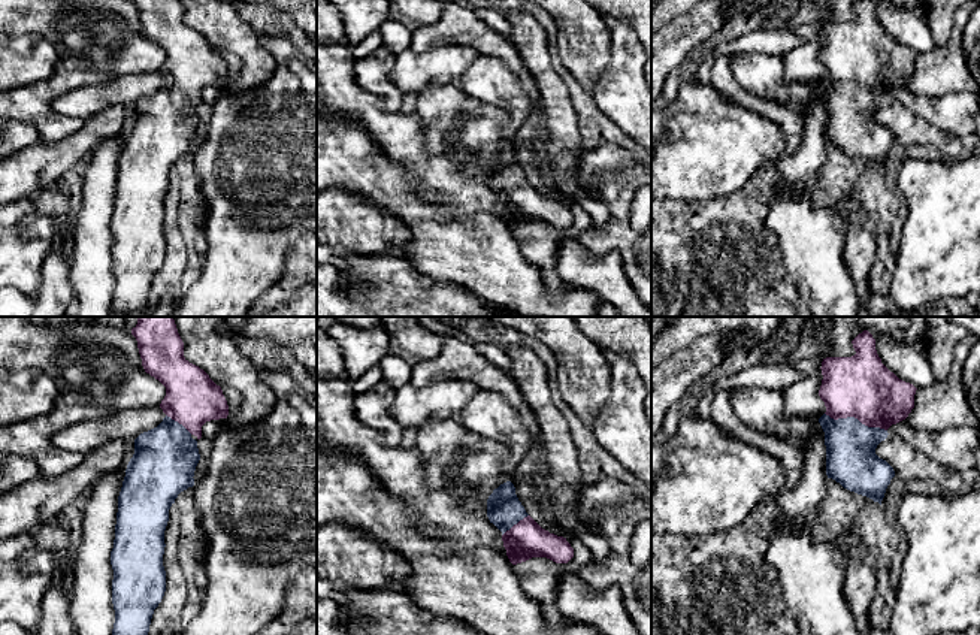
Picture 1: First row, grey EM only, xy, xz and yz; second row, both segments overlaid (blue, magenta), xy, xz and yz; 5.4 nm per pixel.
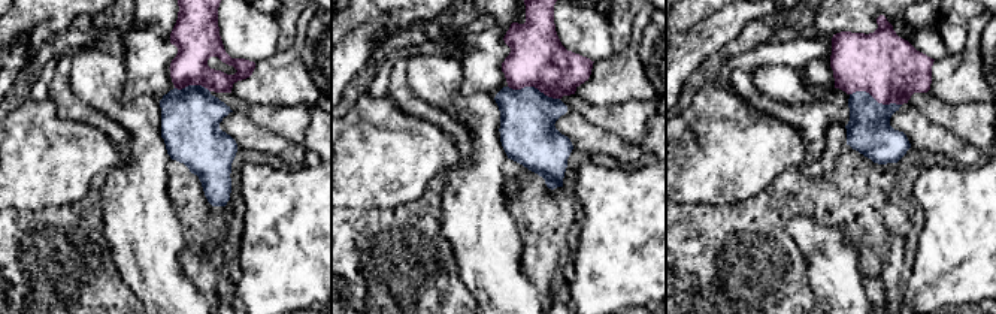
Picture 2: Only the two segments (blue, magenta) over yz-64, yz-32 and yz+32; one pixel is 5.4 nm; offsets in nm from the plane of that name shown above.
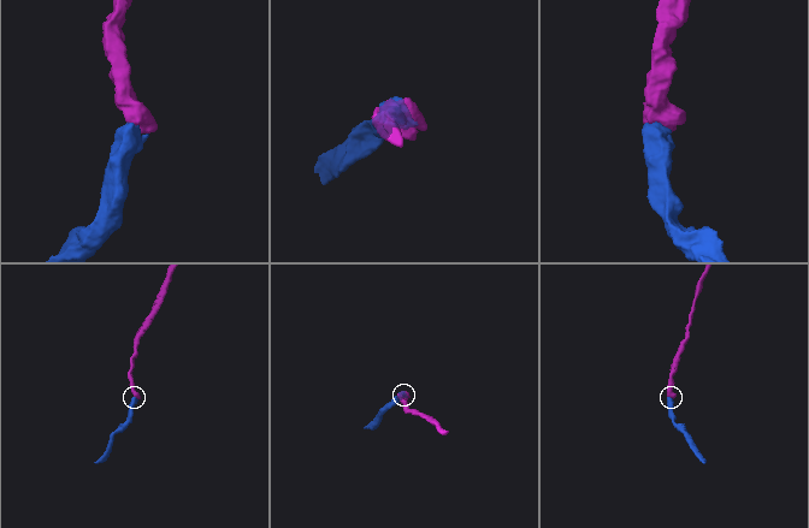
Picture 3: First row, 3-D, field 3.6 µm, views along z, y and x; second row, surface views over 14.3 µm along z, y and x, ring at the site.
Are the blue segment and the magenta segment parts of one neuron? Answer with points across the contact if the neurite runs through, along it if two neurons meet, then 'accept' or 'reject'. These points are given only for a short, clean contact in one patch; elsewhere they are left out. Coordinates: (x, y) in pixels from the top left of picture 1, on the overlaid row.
way yz (850, 445), (856, 419), (861, 407), (861, 386); accept

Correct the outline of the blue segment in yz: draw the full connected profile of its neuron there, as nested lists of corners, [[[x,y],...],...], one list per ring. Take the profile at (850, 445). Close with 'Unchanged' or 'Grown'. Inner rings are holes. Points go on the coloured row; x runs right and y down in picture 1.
[[[868,330],[859,333],[853,341],[856,351],[852,357],[826,357],[822,362],[820,399],[825,402],[826,412],[819,418],[825,432],[826,445],[826,475],[844,489],[866,496],[881,505],[886,489],[895,477],[893,468],[875,454],[877,445],[887,438],[887,429],[908,417],[914,408],[916,387],[899,380],[890,372],[877,354],[875,339]]]. Grown

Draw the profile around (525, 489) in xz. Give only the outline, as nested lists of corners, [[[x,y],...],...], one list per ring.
[[[520,474],[514,475],[511,481],[515,487],[515,495],[521,505],[524,507],[526,512],[545,530],[554,533],[557,536],[565,538],[565,527],[560,520],[554,520],[553,517],[544,514],[538,504],[535,502],[535,486],[529,475]]]

